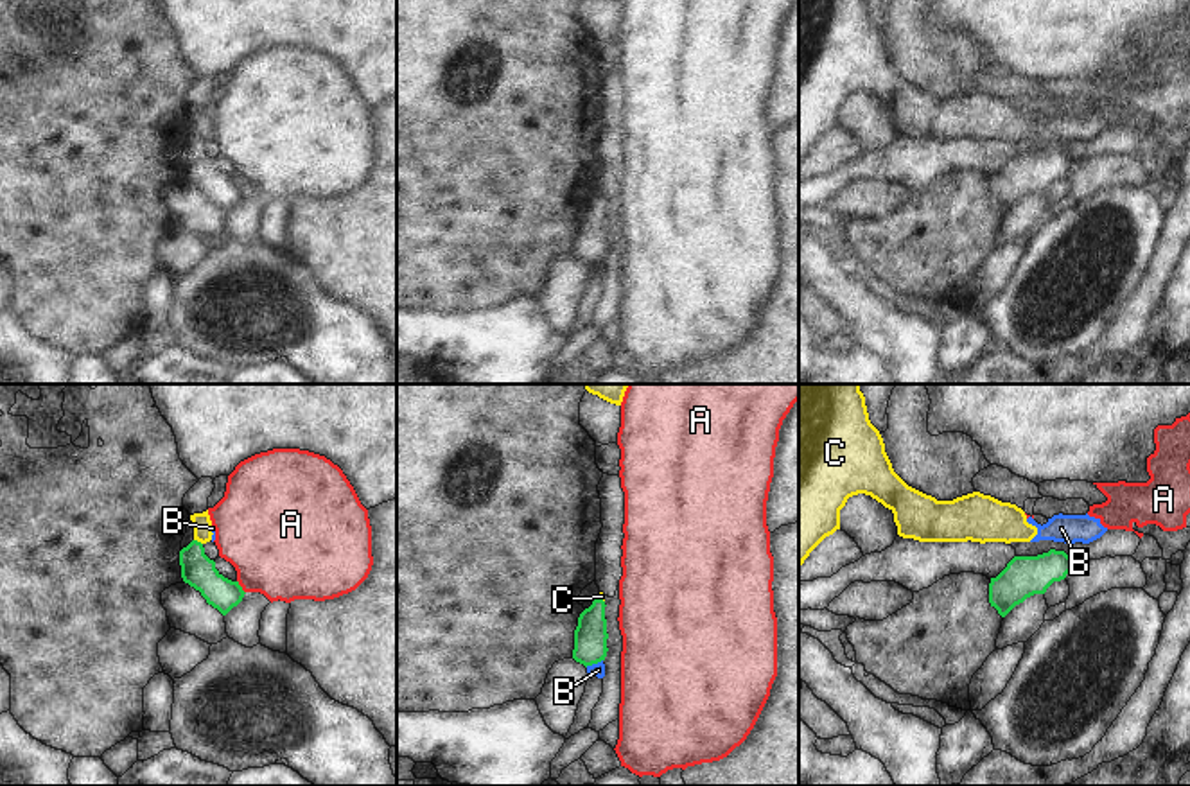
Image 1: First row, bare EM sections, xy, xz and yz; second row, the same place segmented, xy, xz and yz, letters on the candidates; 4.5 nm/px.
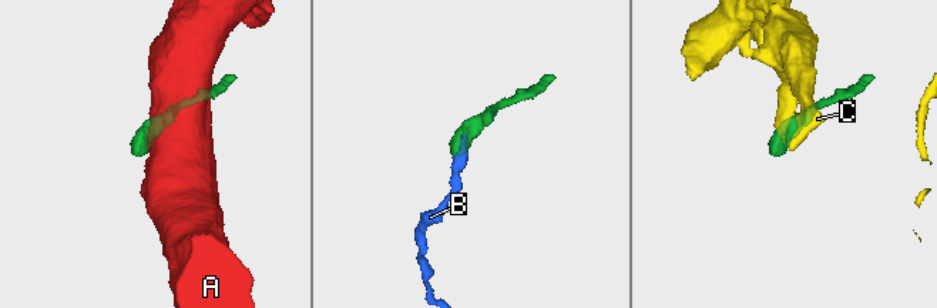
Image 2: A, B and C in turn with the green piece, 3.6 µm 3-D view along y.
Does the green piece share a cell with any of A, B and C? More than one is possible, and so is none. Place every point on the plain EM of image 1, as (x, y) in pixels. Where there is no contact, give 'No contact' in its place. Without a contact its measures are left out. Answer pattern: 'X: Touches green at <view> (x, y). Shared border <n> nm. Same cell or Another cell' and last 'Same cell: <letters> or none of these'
A: Touches green at xy (241, 185). Shared border 70 nm. Another cell
B: Touches green at xz (593, 261). Shared border 90 nm. Another cell
C: Touches green at xy (196, 139). Shared border 50 nm. Another cell
Same cell: none of these

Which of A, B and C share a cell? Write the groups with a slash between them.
A / B C

